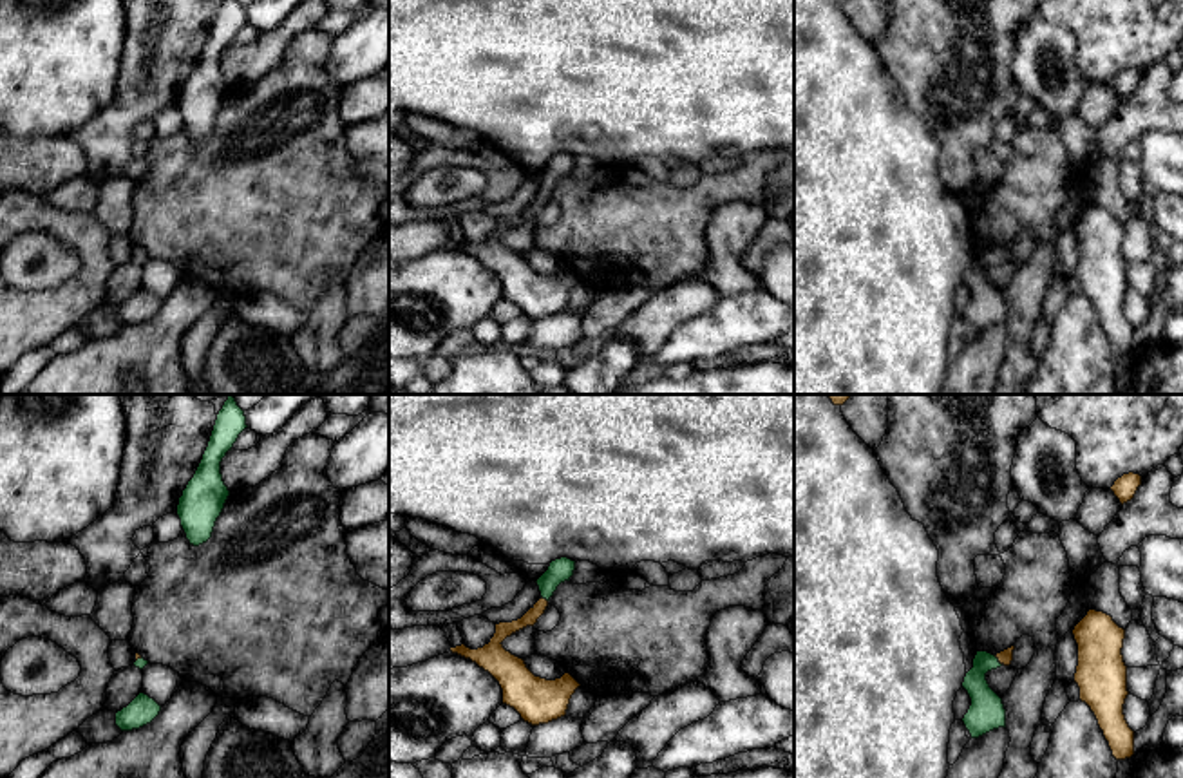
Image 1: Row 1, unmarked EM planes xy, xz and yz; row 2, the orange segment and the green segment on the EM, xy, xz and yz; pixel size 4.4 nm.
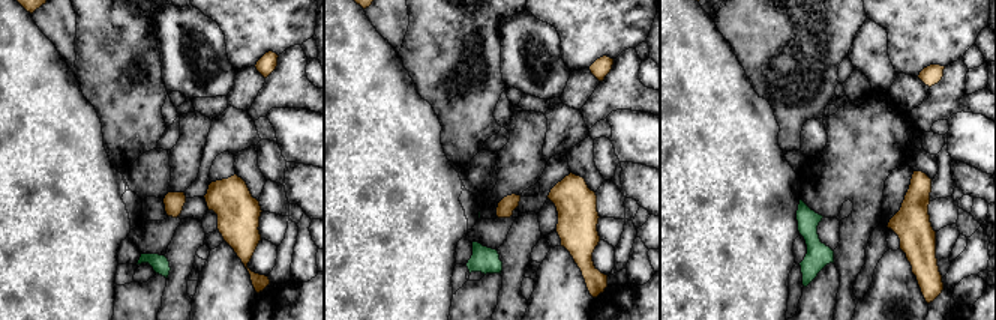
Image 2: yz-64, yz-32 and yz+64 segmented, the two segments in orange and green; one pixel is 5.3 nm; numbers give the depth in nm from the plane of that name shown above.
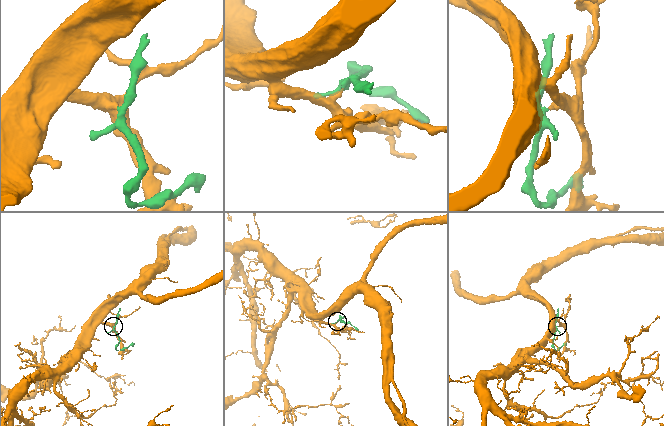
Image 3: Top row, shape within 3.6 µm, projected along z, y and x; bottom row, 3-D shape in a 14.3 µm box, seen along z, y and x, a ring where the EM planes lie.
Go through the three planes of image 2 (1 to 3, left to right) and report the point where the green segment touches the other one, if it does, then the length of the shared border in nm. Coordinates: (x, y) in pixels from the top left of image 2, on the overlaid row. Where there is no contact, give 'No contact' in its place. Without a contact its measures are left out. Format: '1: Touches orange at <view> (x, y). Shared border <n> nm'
1: No contact
2: No contact
3: No contact

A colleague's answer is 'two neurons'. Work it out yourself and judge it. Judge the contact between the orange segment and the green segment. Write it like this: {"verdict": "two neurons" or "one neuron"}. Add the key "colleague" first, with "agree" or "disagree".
{"colleague": "disagree", "verdict": "one neuron"}

